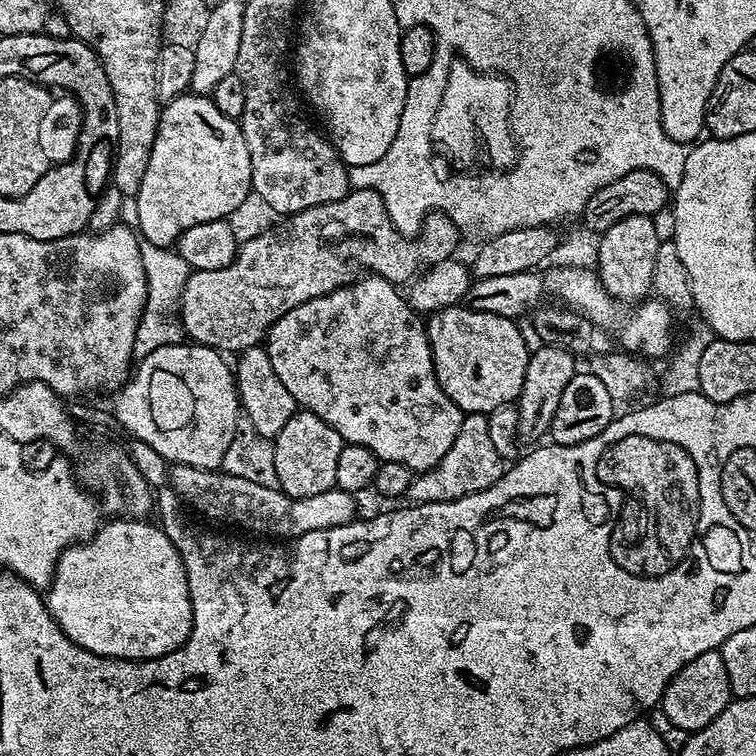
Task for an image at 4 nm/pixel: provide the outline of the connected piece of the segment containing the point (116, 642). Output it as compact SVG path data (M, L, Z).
M112 518L107 522L109 524L104 524L101 528L97 527L90 538L67 548L56 564L56 572L53 573L52 582L46 589L46 603L49 612L56 620L56 625L75 644L99 656L113 656L119 660L153 660L178 650L188 641L188 635L192 632L192 599L188 589L186 570L182 566L182 558L174 546L174 542L170 542L170 538L166 538L166 534L159 523L147 524L149 521L144 518Z

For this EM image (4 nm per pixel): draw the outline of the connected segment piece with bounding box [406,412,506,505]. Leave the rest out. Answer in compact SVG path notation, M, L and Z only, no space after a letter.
M470 412L465 415L462 426L458 426L458 438L454 438L450 450L442 454L442 462L430 470L413 475L406 496L412 499L409 501L413 505L450 502L494 486L494 482L498 482L505 471L506 462L498 450L494 450L494 441L490 438L487 415L483 412Z

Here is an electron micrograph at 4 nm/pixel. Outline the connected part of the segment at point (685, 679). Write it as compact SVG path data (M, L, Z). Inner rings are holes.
M719 651L698 654L694 662L686 662L678 674L666 686L658 705L659 711L664 711L664 716L676 728L681 728L684 734L691 734L710 726L722 710L731 704L732 683L726 674L726 662L722 662Z

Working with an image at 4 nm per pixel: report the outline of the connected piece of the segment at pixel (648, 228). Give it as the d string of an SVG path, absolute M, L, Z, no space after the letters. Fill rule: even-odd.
M627 216L614 222L614 226L610 226L610 230L606 230L600 237L595 267L604 289L621 305L635 305L652 292L654 257L658 255L662 239L662 233L656 229L656 222L651 216Z

